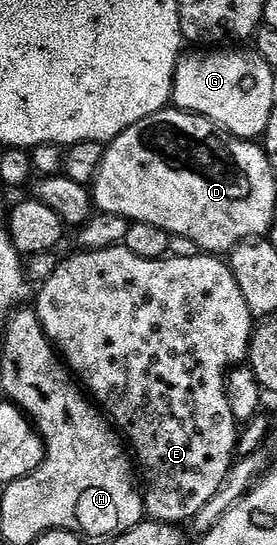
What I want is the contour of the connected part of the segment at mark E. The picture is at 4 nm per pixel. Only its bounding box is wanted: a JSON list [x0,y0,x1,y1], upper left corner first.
[33,245,253,523]

